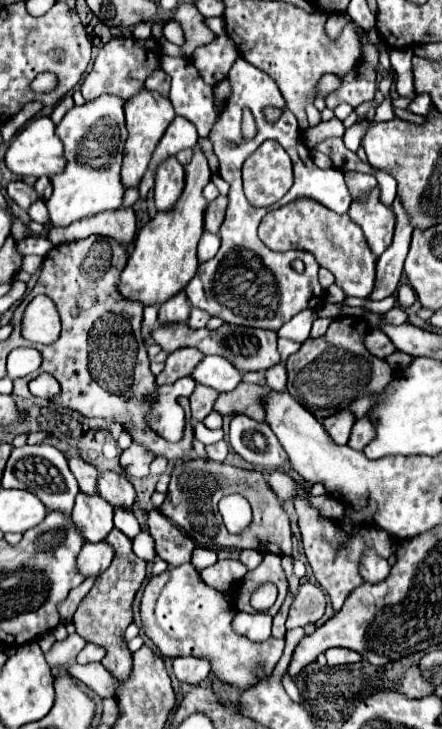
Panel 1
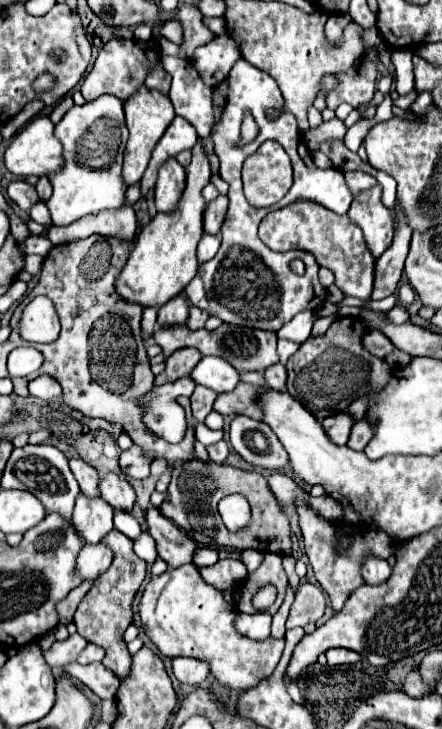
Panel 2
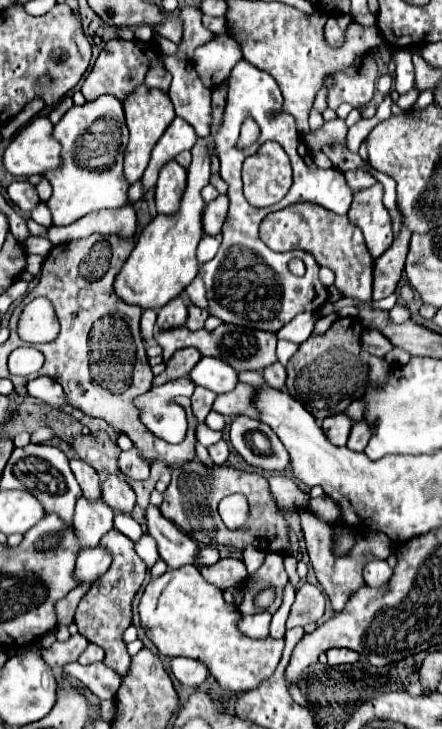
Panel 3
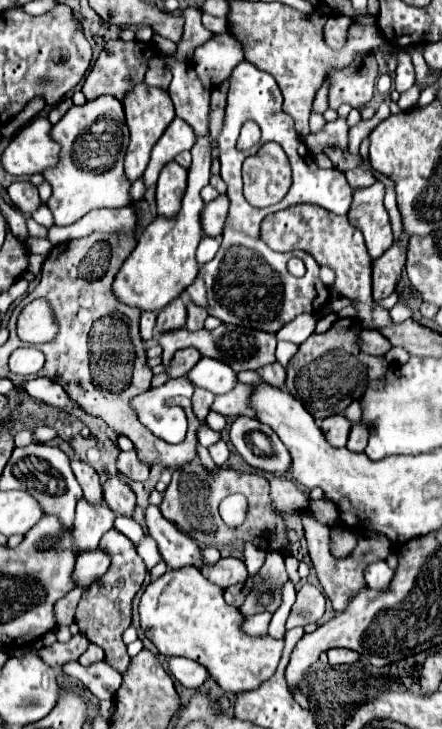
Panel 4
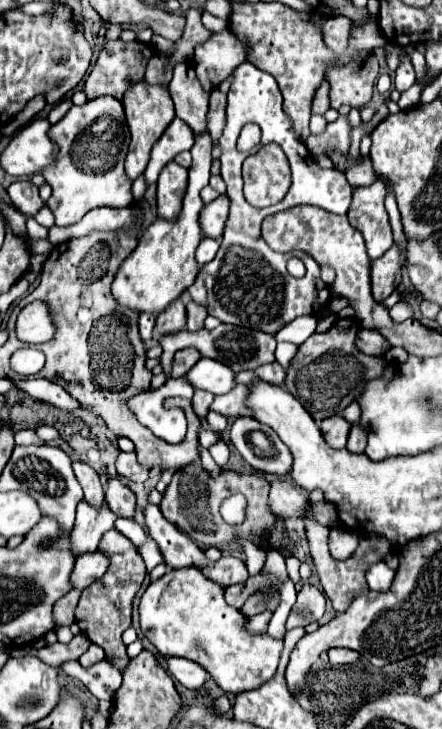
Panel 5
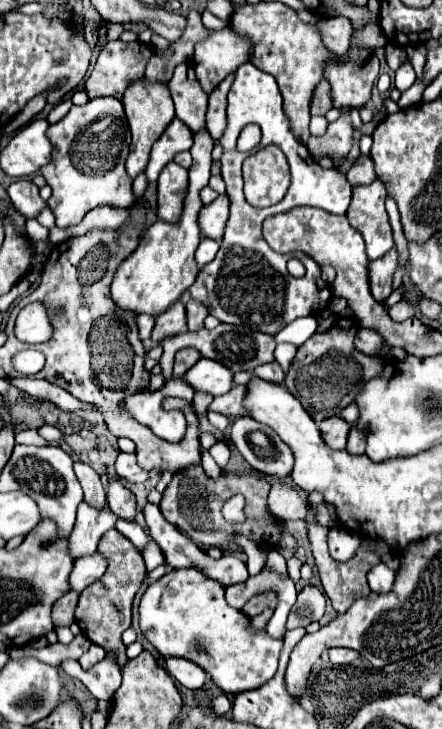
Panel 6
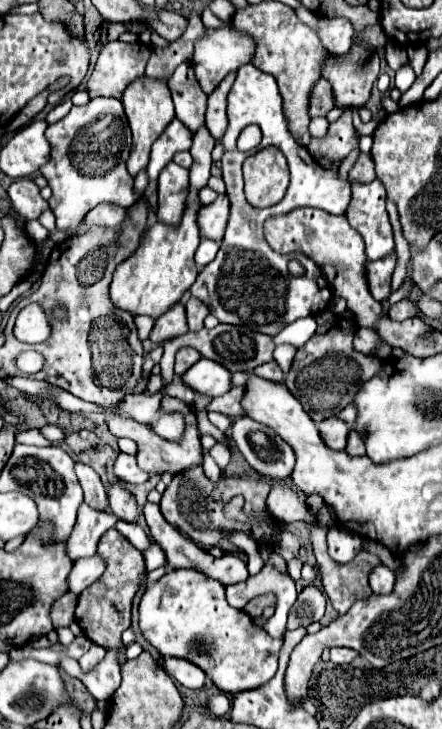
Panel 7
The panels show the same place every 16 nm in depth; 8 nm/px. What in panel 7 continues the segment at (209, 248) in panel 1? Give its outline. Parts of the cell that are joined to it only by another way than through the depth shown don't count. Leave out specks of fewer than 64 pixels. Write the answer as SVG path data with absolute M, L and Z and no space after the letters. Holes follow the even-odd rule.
M202 240L202 242L200 242L200 246L198 246L198 250L196 250L196 258L194 258L198 270L202 270L208 262L214 260L218 248L220 248L220 244L214 242L214 240Z

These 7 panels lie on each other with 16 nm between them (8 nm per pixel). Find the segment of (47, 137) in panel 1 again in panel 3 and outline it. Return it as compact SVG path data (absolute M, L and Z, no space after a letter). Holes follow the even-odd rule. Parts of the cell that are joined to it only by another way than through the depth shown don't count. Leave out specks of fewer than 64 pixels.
M38 116L10 140L2 164L12 176L44 174L58 168L60 150L62 146L52 138L52 122Z

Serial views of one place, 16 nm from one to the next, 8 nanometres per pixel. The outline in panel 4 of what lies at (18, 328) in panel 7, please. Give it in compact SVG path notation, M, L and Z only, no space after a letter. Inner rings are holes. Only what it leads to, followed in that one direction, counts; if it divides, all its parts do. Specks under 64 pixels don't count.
M35 299L20 312L16 332L18 338L28 344L50 342L56 336L56 322L46 299Z

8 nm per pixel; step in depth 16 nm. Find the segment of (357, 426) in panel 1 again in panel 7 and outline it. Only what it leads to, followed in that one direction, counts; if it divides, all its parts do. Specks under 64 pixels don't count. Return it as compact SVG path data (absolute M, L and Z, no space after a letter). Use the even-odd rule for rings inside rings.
M350 432L346 452L348 452L348 456L364 456L364 454L366 454L366 448L364 448L364 438L362 438L358 432Z

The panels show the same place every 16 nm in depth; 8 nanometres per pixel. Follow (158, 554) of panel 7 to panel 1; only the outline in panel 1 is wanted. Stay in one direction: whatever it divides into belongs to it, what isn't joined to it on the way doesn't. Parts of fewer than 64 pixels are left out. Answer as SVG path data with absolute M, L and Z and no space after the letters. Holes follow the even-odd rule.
M140 532L140 536L134 540L134 552L146 562L154 562L156 550L154 550L154 540L148 532Z

